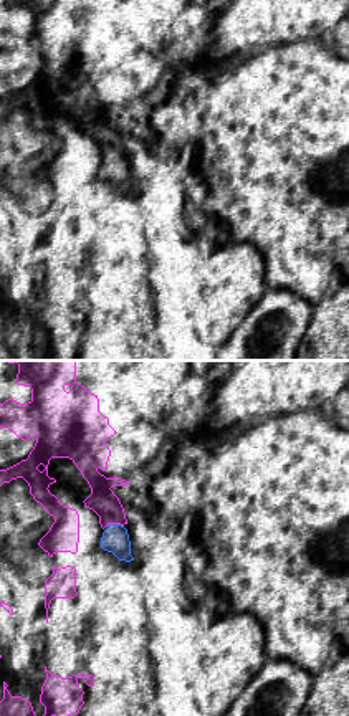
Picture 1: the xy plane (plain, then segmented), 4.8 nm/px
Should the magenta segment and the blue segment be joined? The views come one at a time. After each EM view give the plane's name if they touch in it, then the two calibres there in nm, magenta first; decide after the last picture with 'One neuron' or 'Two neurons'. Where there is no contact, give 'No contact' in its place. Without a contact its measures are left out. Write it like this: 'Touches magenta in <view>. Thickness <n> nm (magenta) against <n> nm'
Touches magenta in xy. Thickness 140 nm (magenta) against 130 nm

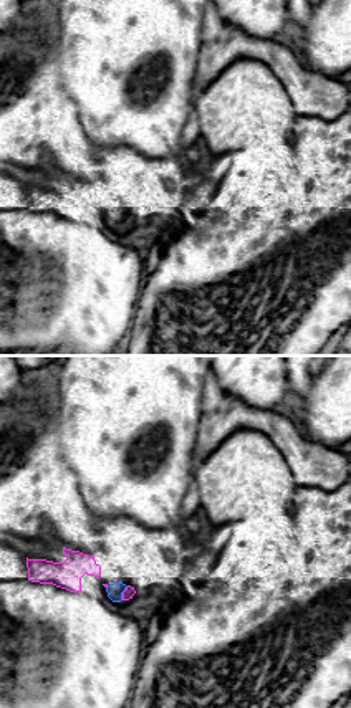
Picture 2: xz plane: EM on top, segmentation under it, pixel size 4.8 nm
Touches magenta in xz. Thickness 50 nm (magenta) against 80 nm

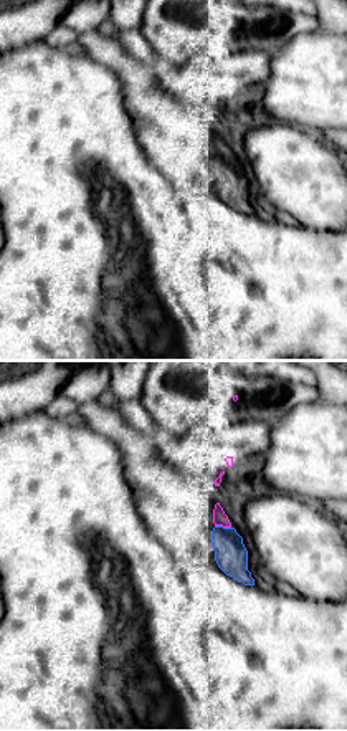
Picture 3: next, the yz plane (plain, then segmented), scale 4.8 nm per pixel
Touches magenta in yz. Thickness 70 nm (magenta) against 160 nm

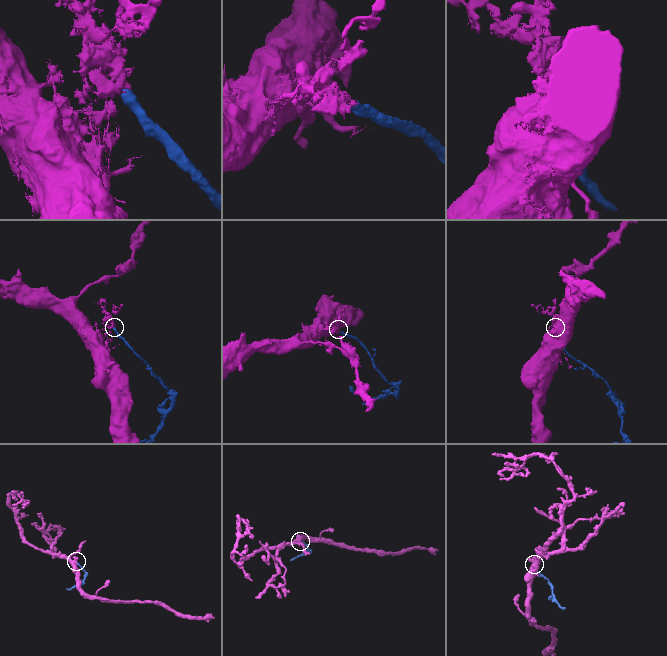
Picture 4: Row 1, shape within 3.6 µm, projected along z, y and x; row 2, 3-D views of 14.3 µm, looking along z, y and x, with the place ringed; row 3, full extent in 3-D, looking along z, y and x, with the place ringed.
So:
Two neurons

